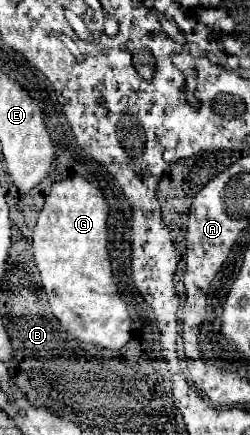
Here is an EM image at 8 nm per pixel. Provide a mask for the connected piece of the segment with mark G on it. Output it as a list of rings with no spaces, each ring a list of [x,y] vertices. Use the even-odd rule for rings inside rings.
[[[75,175],[52,184],[38,216],[32,252],[54,316],[82,342],[120,350],[132,336],[132,318],[118,290],[108,254],[108,214],[104,192]]]

